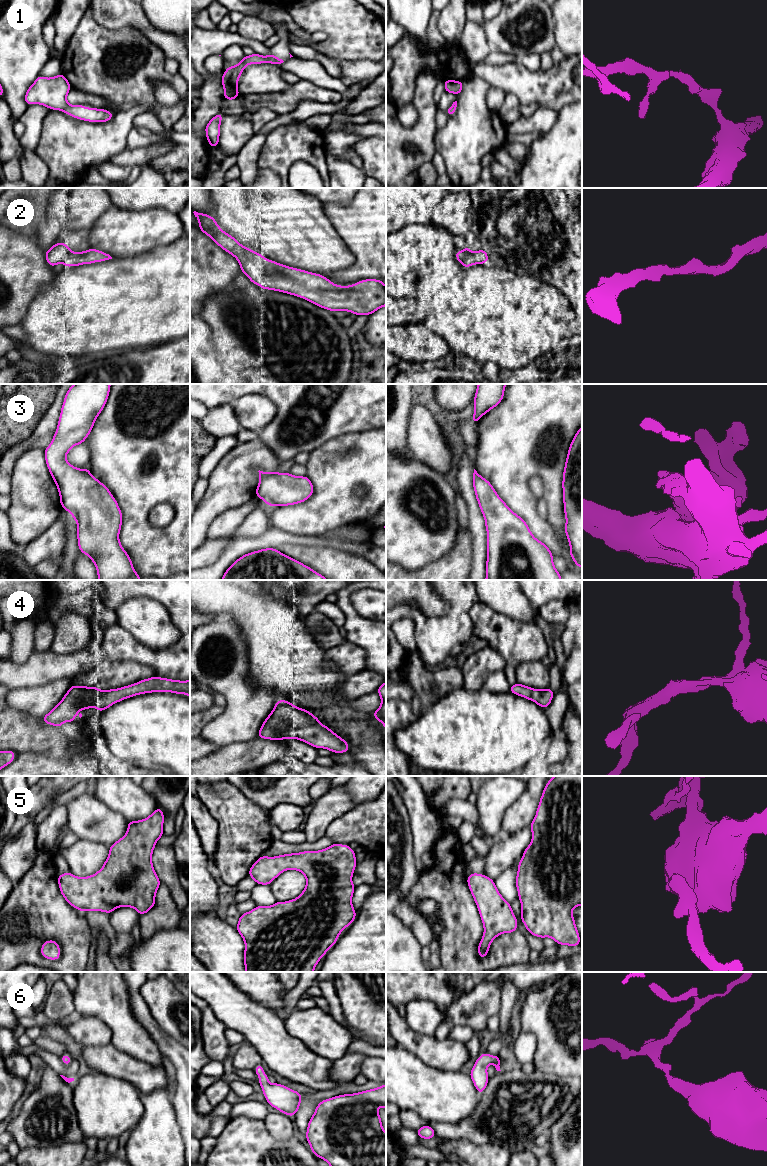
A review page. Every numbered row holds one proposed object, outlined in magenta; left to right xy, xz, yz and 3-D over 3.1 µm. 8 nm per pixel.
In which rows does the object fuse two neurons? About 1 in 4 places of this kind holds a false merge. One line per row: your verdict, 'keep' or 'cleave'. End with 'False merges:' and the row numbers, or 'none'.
1: keep
2: keep
3: keep
4: keep
5: keep
6: keep
False merges: none

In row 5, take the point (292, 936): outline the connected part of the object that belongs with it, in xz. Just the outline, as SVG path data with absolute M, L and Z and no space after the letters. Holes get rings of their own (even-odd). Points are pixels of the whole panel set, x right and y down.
M337 843L318 851L303 851L275 857L262 855L248 873L256 884L270 885L285 870L298 870L306 877L306 887L293 900L277 901L272 906L256 906L253 910L241 914L236 929L245 943L245 972L314 972L320 959L337 943L337 937L356 918L351 902L355 890L352 876L356 863L354 850L349 845Z

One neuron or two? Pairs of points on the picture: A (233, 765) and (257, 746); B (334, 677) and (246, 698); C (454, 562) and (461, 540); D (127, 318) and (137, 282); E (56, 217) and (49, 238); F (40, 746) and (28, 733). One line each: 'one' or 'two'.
A: one
B: two
C: one
D: one
E: one
F: one

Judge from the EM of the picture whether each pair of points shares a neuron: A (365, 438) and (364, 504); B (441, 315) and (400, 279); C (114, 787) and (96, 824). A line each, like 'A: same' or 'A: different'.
A: same
B: different
C: same

